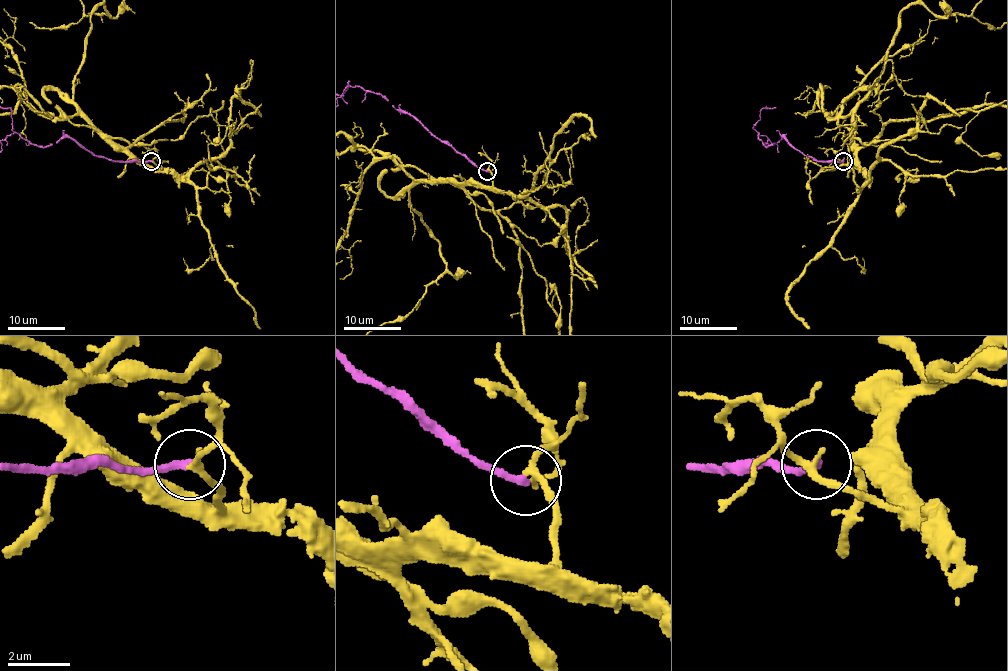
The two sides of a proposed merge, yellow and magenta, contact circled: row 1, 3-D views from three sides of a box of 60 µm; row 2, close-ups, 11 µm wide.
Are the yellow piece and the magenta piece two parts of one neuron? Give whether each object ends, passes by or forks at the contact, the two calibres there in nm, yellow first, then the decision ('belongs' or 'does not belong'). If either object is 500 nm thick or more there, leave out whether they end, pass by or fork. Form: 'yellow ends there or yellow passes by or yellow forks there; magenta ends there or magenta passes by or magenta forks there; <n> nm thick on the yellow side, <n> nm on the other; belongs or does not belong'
yellow passes by; magenta ends there; 220 nm thick on the yellow side, 240 nm on the other; does not belong

